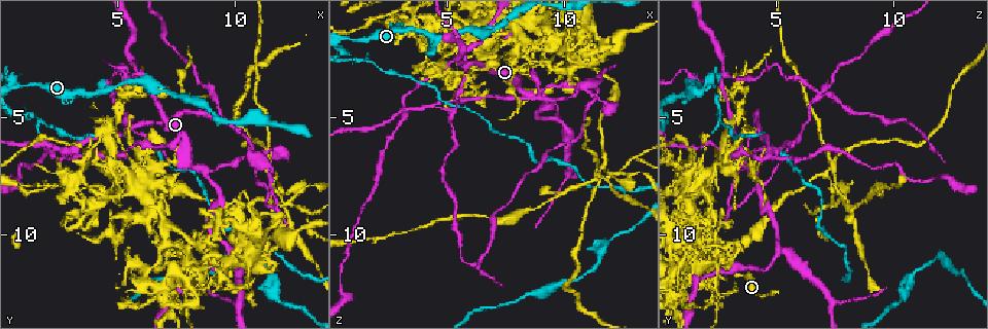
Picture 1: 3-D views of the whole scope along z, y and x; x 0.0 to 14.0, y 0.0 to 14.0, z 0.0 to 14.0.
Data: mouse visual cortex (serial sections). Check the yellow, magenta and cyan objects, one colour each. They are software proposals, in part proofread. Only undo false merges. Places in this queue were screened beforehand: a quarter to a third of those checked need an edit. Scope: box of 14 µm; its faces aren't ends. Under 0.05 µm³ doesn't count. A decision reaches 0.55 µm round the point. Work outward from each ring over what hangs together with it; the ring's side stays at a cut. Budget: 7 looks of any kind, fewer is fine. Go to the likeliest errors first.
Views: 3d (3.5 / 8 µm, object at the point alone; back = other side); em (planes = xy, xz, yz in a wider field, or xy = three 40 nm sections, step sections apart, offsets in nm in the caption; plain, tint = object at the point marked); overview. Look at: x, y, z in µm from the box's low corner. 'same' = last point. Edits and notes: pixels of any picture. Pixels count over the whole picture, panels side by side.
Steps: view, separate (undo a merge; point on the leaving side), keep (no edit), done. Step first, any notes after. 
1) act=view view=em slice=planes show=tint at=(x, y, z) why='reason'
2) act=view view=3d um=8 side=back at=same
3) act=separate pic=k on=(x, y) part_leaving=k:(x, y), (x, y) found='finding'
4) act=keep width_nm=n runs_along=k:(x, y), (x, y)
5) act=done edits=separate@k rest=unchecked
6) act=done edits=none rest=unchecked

act=view view=3d um=8 at=(5.9, 3.3, 2.8) why='narrows sharply'

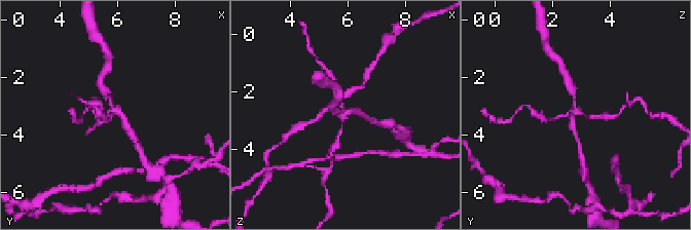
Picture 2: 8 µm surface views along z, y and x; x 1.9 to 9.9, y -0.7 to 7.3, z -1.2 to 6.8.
act=view view=em slice=planes show=tint at=(5.9, 3.2, 2.7) arms=4 arm_widths_nm=150,150,150,200

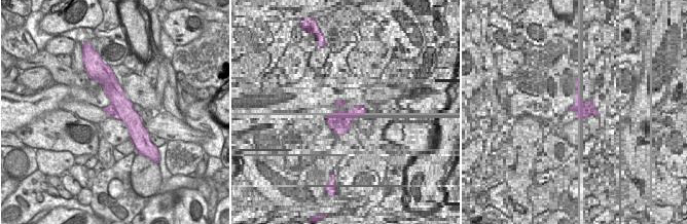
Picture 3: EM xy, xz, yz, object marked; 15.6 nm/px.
act=separate pic=2 on=(591, 116) part_leaving=2:(575, 111), (592, 117), (614, 116) found='two cells meet here'

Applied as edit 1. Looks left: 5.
act=view view=overview why='see it whole again'

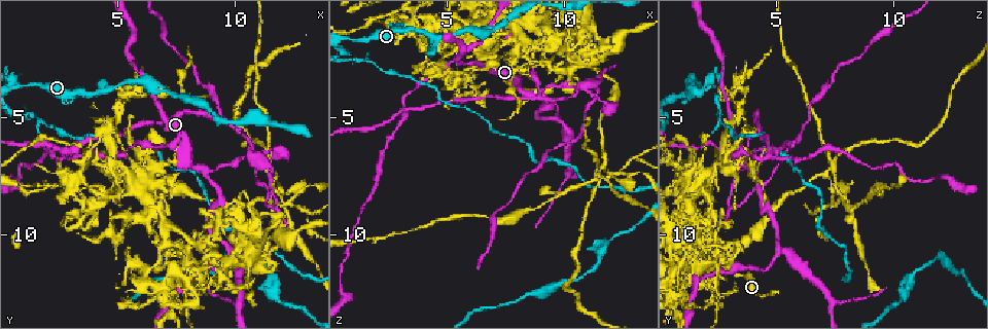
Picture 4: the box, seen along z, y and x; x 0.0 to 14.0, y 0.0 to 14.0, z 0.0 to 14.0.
act=view view=3d um=3.5 at=(8.7, 7.3, 4.1) why='three-way junction'

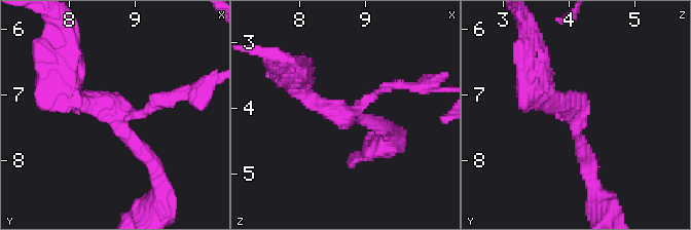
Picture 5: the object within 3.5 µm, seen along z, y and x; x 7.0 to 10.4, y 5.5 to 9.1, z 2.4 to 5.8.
act=view view=em slice=xy step=3 show=tint at=(8.70, 7.30, 4.05) why='now the EM'

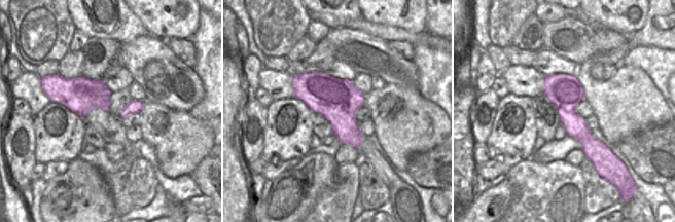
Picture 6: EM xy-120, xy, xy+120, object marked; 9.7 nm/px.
act=keep arms=3 runs_along=6:(546, 78), (566, 98), (591, 156) found='continuous, no second cell'

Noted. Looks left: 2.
act=view view=3d um=3.5 at=(10.5, 6.5, 3.6) why='small branch off a trunk'

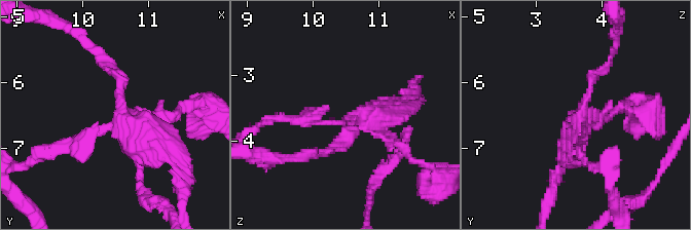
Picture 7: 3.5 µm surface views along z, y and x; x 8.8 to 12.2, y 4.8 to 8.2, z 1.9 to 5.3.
act=view view=em slice=xy step=1 show=tint at=(10.60, 6.55, 3.70)

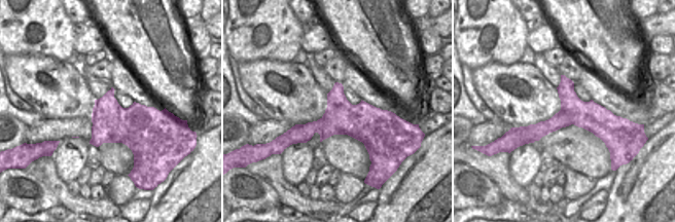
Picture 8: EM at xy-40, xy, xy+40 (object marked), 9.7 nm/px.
act=separate pic=7 on=(144, 129) arms=4 arm_widths_nm=150,150,150,400 border=8:(322, 117), (322, 137), (324, 139) found='two cells meet here'

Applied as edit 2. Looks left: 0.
act=done edits=separate@2,separate@7 rest=unchecked

